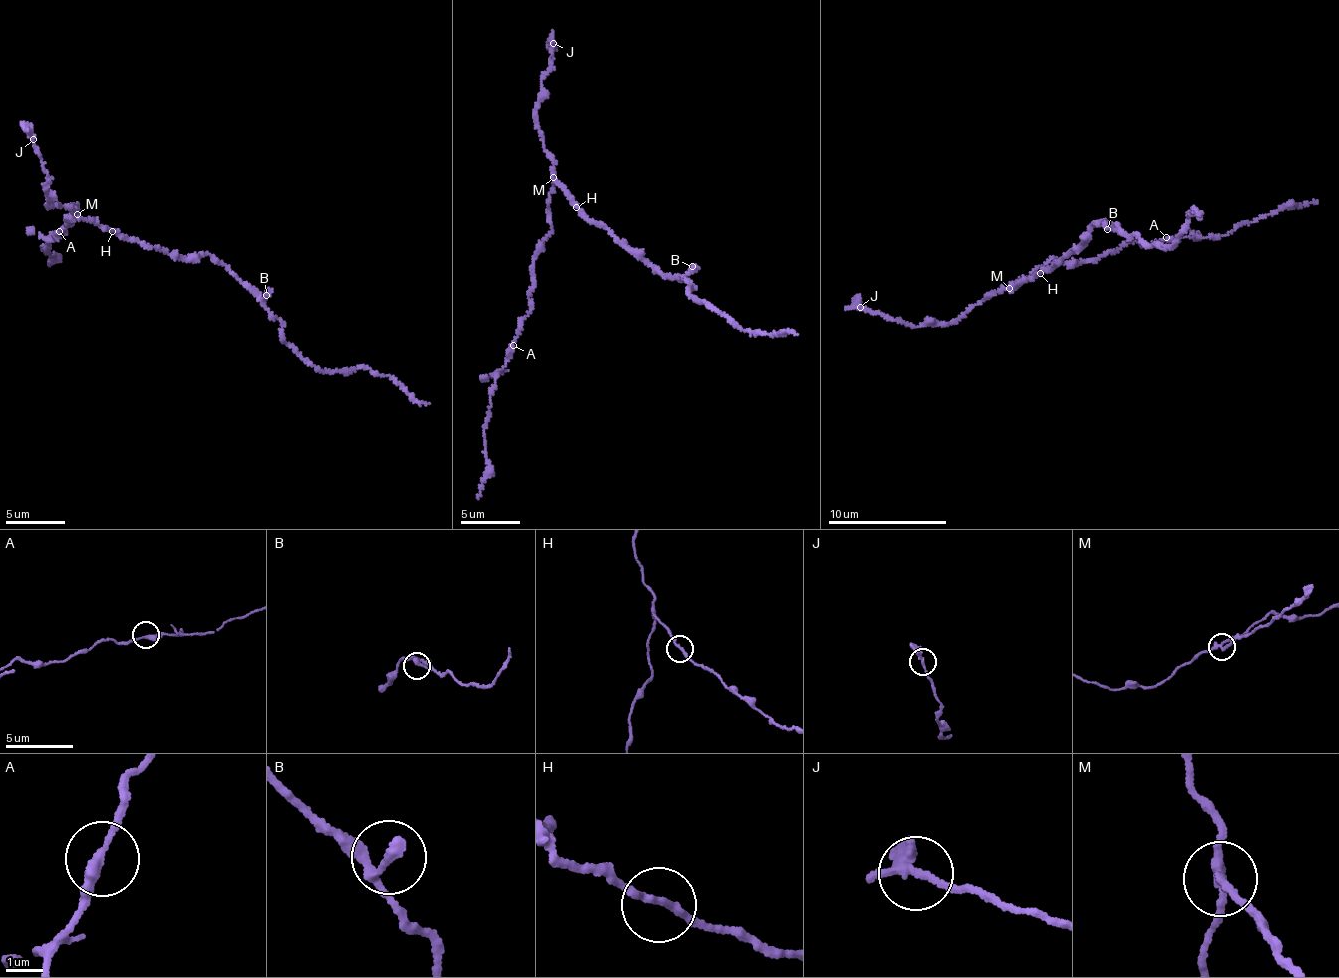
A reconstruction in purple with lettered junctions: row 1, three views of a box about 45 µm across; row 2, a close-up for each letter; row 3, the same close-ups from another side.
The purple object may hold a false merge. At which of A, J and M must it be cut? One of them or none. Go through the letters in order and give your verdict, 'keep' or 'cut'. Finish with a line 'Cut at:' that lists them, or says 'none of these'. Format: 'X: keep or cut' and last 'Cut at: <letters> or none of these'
A: keep
J: keep
M: cut
Cut at: M

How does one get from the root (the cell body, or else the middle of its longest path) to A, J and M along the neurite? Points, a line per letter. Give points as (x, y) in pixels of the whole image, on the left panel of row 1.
A: (115, 231), (82, 218), (74, 205), (75, 216), (67, 218), (73, 224), (66, 226), (67, 234), (59, 231)
J: (115, 231), (82, 218), (72, 205), (61, 208), (57, 202), (49, 206), (44, 189), (48, 176), (32, 138)
M: (115, 231), (78, 214)

